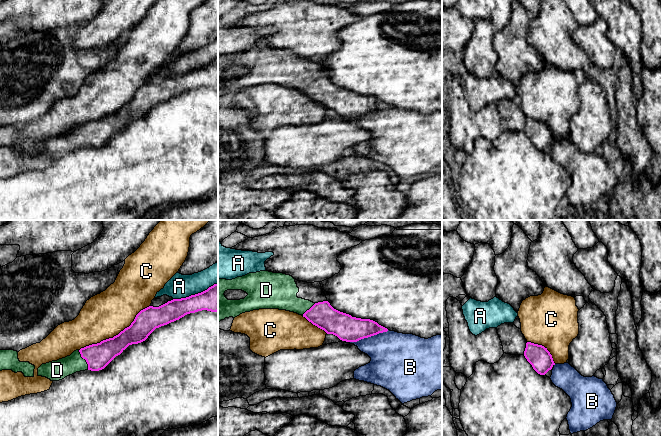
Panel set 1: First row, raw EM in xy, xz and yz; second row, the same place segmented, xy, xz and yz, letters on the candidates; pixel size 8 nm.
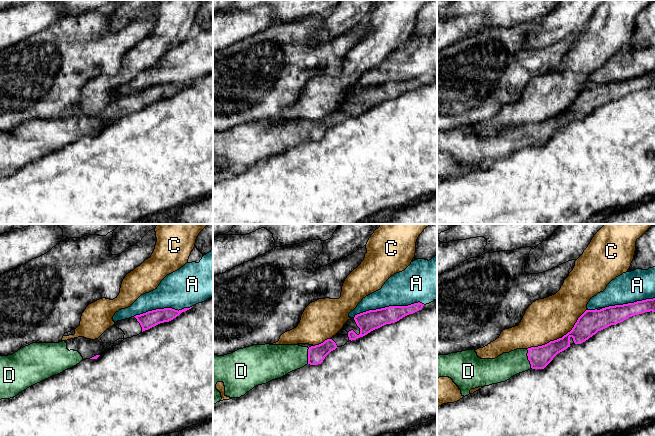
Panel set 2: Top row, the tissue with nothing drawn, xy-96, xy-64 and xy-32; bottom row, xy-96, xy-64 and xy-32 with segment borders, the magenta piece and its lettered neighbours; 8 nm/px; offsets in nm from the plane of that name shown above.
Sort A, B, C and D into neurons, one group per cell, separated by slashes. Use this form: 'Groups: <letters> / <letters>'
Groups: A / B / C / D

